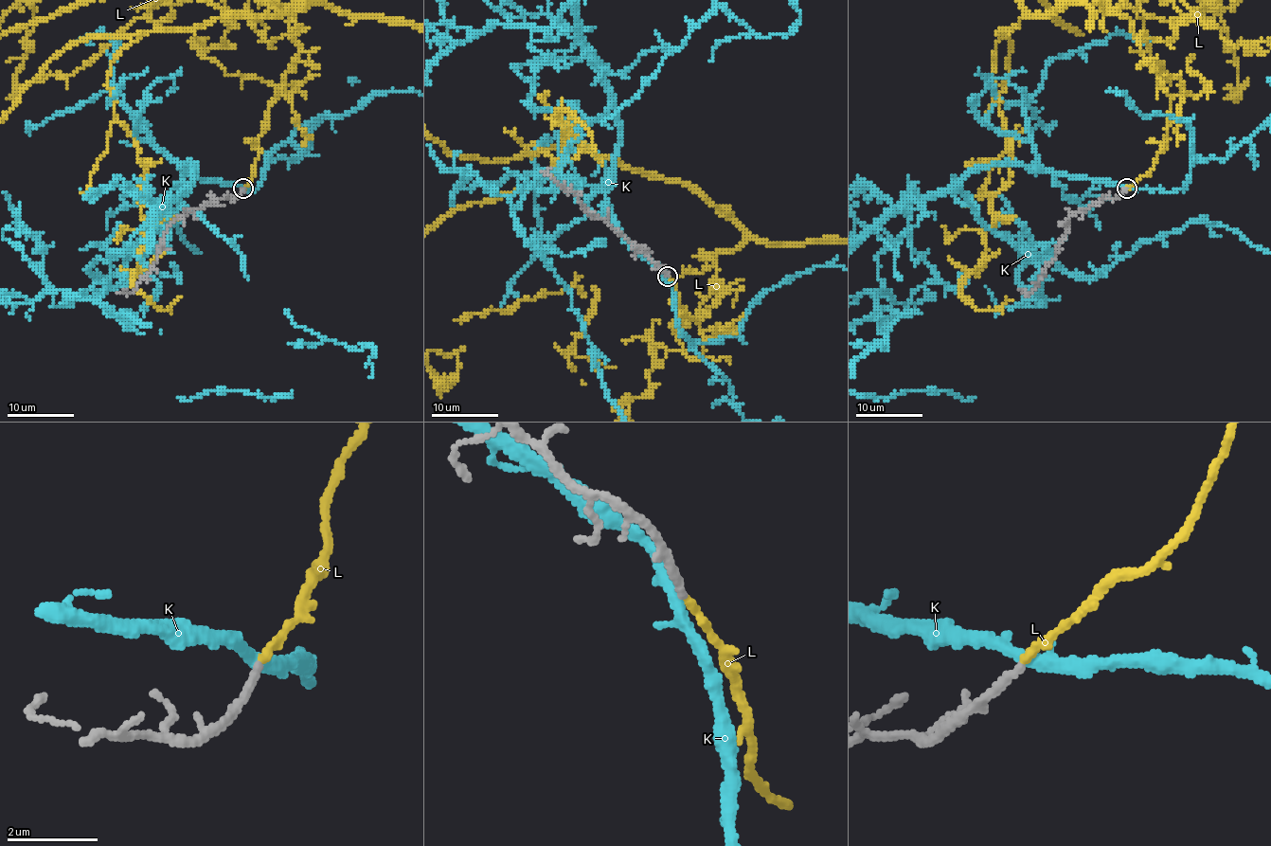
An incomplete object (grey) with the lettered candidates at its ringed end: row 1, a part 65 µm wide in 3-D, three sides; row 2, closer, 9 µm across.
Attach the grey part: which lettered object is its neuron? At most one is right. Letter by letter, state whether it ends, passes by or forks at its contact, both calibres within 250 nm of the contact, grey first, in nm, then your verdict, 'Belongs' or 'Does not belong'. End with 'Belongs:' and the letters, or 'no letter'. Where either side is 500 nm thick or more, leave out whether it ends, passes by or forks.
K: It passes by. Thickness 190 nm (grey) against 280 nm. Does not belong
L: It ends there. Thickness 180 nm (grey) against 170 nm. Belongs
Belongs: L

